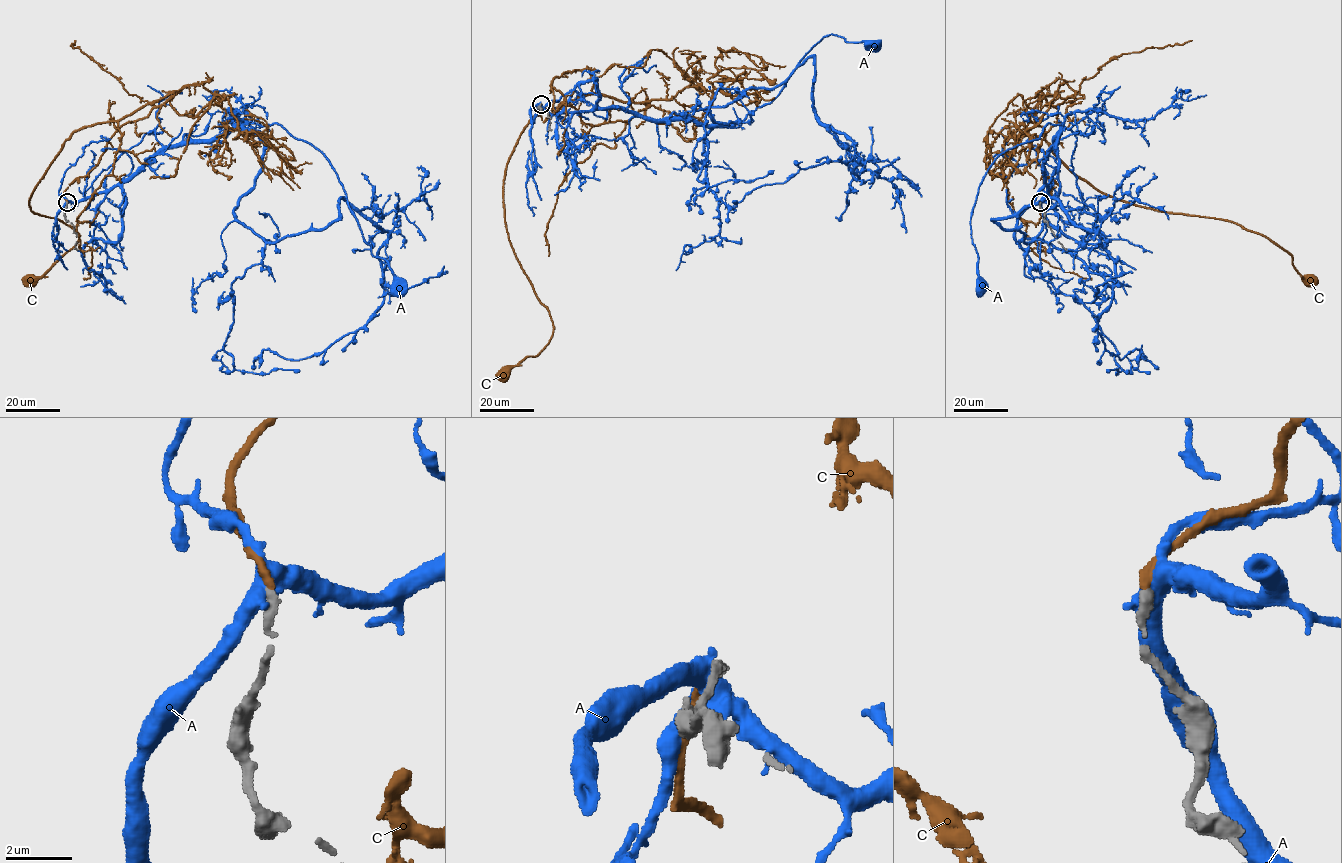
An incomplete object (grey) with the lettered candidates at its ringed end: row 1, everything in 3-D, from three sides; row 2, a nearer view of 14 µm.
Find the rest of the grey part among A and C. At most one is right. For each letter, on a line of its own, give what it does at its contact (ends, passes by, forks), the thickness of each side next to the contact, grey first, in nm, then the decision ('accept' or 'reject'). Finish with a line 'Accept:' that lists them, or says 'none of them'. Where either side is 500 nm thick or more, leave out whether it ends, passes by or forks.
A: 360 nm thick on the grey side, 500 nm on the other; reject
C: it ends there; 360 nm thick on the grey side, 280 nm on the other; accept
Accept: C

